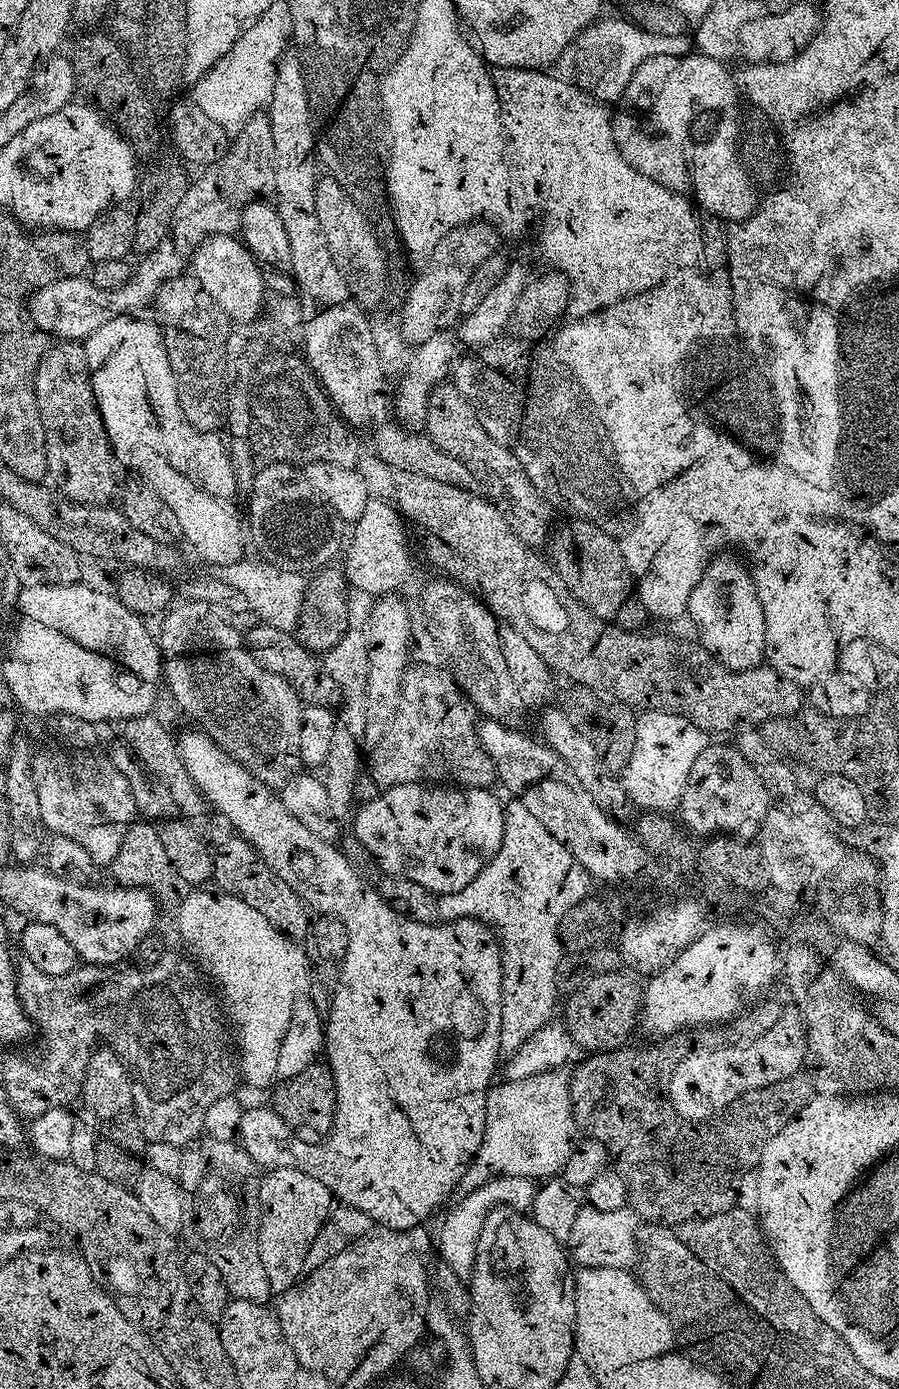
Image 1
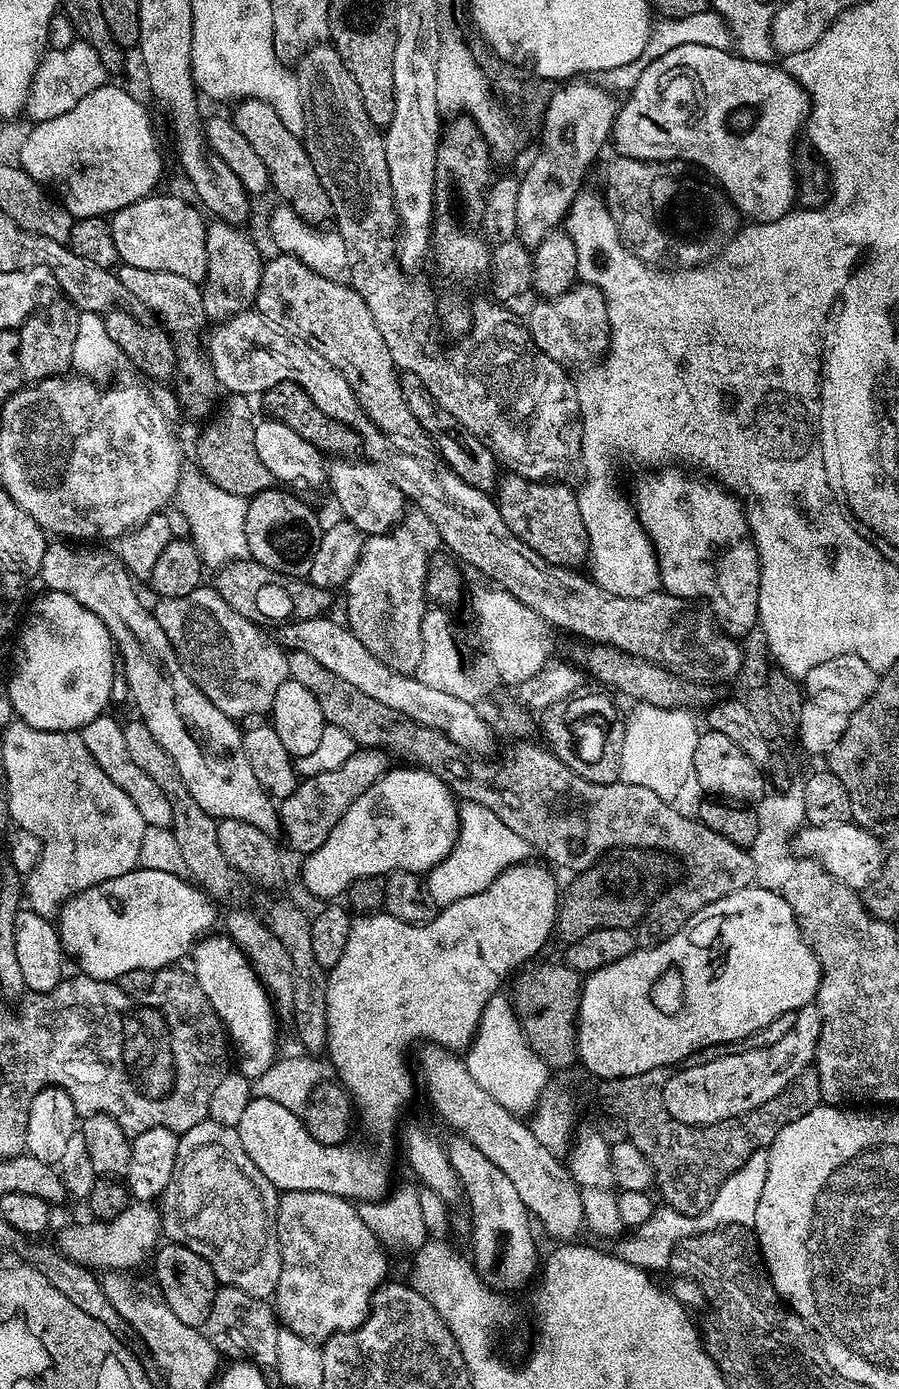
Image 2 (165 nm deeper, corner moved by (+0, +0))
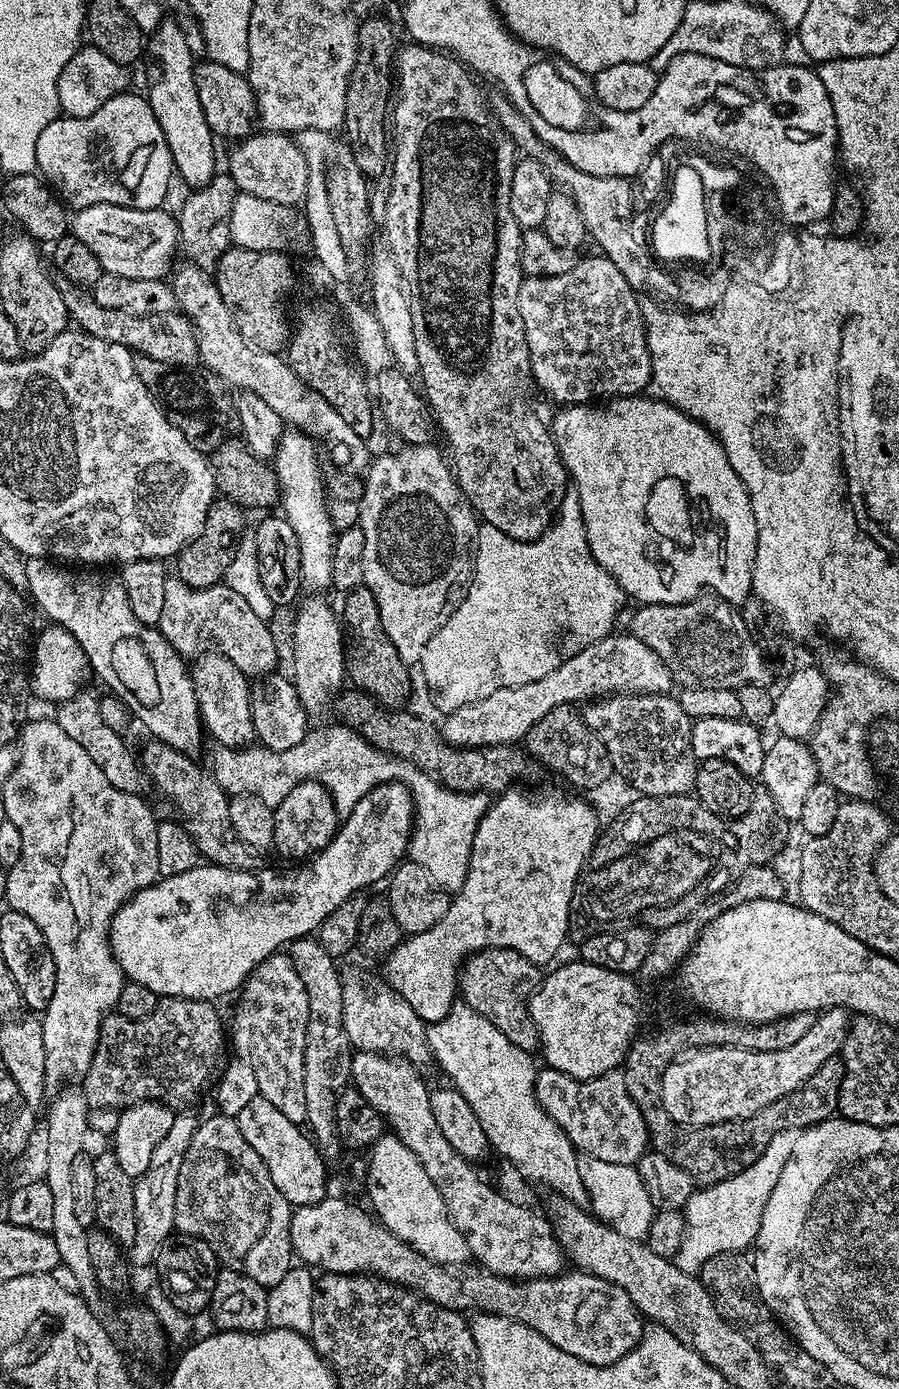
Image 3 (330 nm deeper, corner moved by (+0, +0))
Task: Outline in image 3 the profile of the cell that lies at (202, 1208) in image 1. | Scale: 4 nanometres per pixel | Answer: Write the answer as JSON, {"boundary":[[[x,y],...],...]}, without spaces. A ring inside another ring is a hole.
{"boundary":[[[213,1114],[209,1120],[201,1119],[197,1123],[186,1158],[182,1158],[174,1198],[175,1231],[179,1235],[193,1236],[206,1242],[223,1267],[246,1274],[246,1278],[254,1278],[254,1282],[269,1289],[294,1266],[292,1243],[288,1238],[288,1219],[293,1211],[293,1205],[282,1198],[282,1190],[274,1186],[274,1178],[270,1178],[270,1170],[266,1170],[266,1162],[262,1162],[254,1146],[242,1138],[242,1130],[233,1117]]]}

